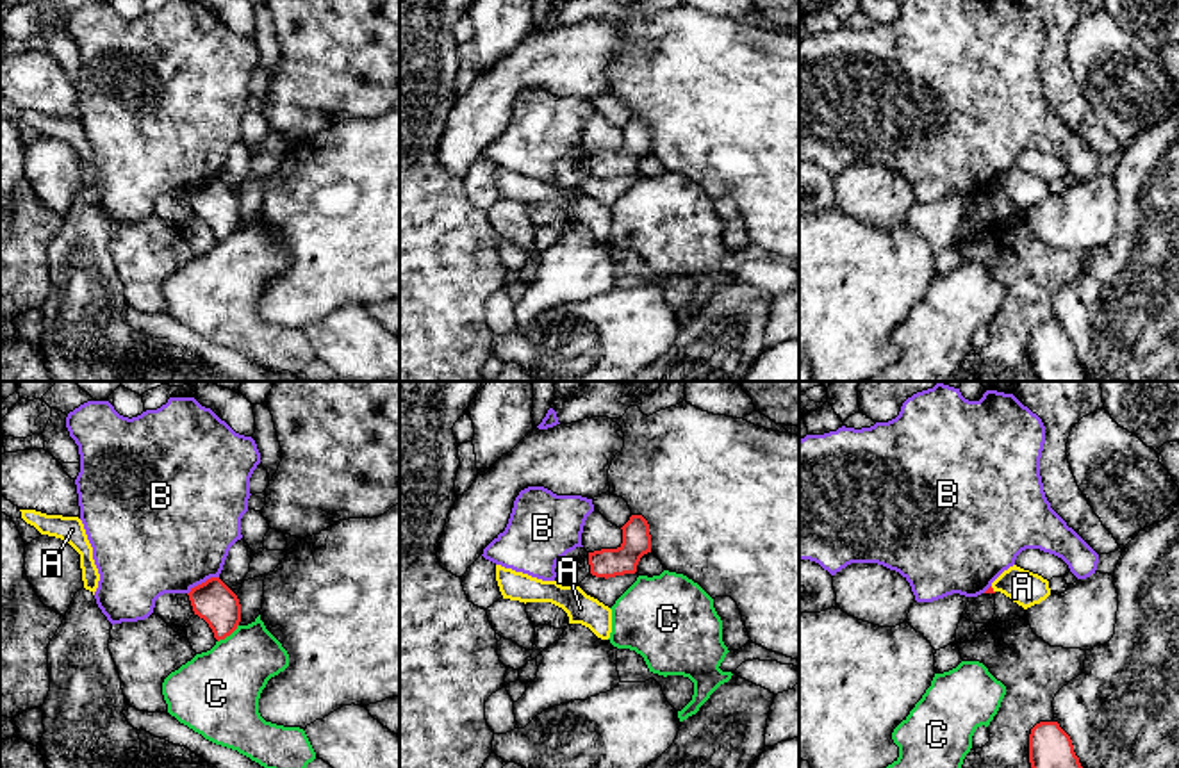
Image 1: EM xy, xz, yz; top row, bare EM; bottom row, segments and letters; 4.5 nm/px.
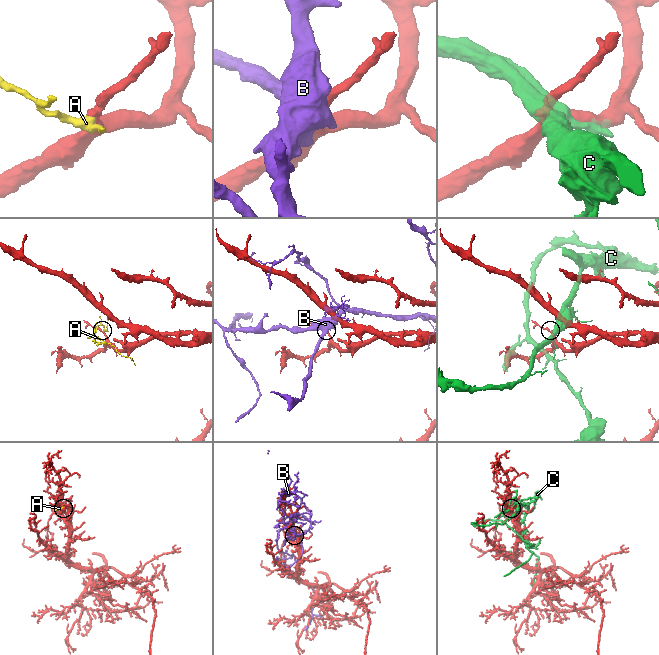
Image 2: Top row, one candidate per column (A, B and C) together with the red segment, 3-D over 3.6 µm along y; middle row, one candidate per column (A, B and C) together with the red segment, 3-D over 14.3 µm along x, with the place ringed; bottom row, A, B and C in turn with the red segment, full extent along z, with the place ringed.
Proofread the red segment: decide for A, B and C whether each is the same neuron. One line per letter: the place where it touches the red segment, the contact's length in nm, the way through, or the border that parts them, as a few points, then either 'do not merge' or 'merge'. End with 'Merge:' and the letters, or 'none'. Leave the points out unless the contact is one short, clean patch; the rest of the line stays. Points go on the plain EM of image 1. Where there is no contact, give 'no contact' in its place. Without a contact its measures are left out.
A: meets red in yz at (992, 191); contact 40 nm long; border along yz (990, 187), (994, 193); do not merge
B: meets red in xy at (202, 184); contact 170 nm long; do not merge
C: meets red in xy at (229, 236); contact 130 nm long; do not merge
Merge: none

